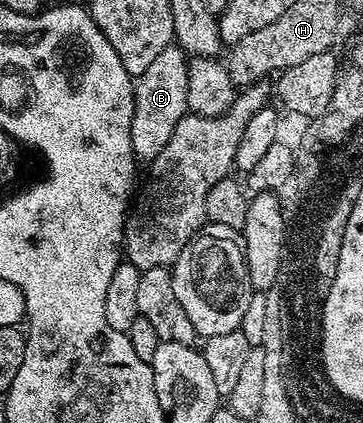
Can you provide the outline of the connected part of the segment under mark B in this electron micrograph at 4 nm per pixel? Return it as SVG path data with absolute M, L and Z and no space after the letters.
M172 44L145 69L135 80L135 105L133 106L133 122L131 123L131 141L136 161L150 162L165 150L165 142L173 138L173 130L177 130L177 122L188 115L187 95L189 94L189 78L187 65L189 57L178 44Z

